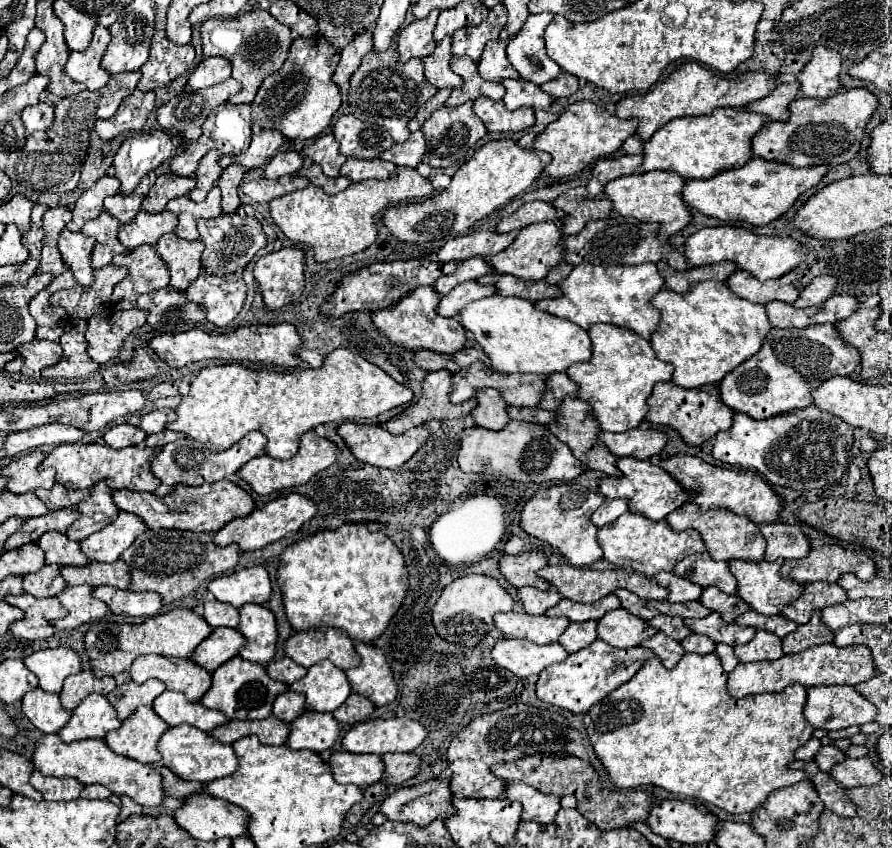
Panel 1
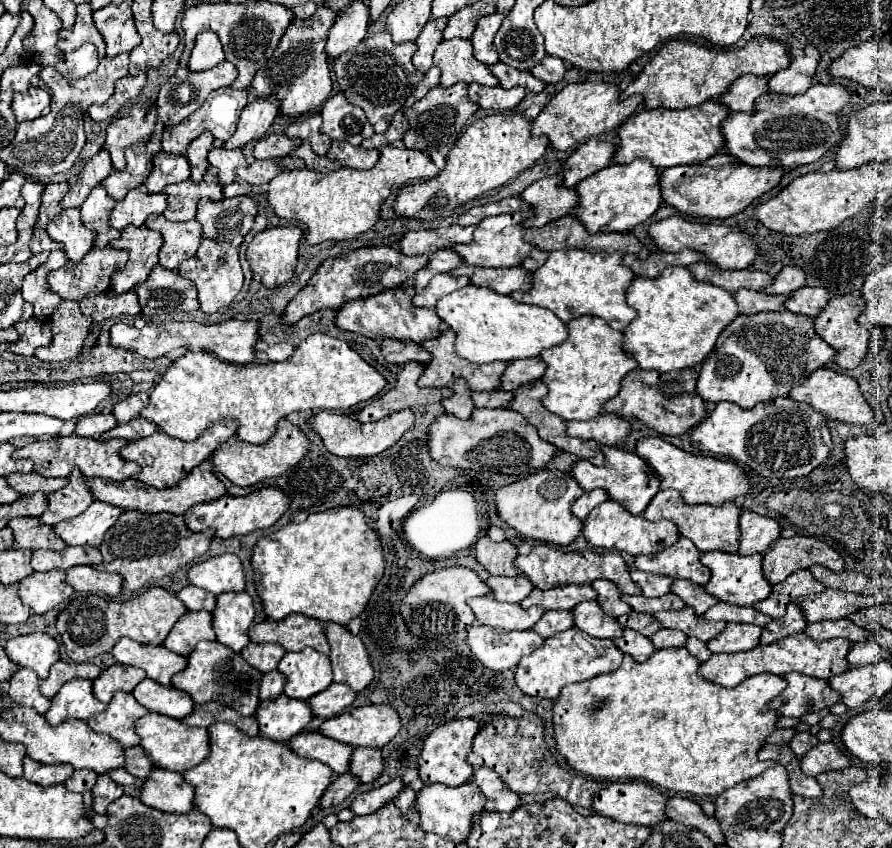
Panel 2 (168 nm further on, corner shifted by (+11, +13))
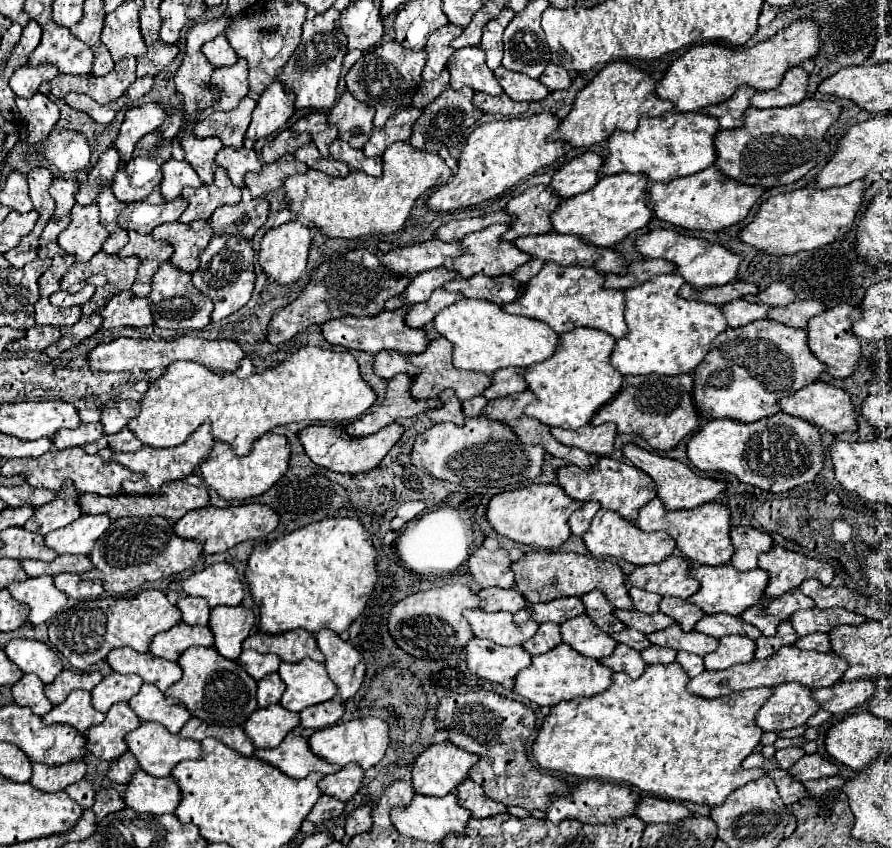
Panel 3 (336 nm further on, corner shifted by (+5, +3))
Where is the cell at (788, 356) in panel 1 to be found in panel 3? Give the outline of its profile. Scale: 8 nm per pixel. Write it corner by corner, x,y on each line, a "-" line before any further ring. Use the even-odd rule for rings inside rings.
770,318
722,332
694,372
694,402
702,416
754,422
780,412
780,400
812,384
826,370
808,348
808,334

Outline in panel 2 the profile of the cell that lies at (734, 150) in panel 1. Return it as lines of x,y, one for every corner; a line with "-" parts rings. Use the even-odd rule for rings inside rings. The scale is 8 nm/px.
708,100
700,106
686,110
668,110
668,108
642,110
630,116
618,128
620,142
614,162
628,164
636,158
646,158
658,170
682,164
706,162
710,156
714,156
724,148
724,136
720,132
720,124
728,114
730,114
728,108
718,100

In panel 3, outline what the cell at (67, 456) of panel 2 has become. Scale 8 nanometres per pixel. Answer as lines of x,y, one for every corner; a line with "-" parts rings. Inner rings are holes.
66,448
66,450
50,450
38,458
10,458
2,464
4,476
24,474
26,482
36,488
48,488
48,490
60,490
66,480
72,480
78,492
94,492
104,496
118,496
122,494
122,482
132,480
134,474
126,468
122,468
118,462
112,460
112,450
100,450
98,454
86,454
84,448

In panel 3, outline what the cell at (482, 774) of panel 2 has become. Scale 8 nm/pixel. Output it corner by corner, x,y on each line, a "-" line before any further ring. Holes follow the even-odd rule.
470,778
458,786
456,794
460,804
472,812
472,818
490,818
494,814
508,812
508,808
502,802
496,802
494,798
486,796
484,788

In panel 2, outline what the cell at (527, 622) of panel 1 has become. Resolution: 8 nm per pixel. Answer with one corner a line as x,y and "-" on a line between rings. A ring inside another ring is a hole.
490,596
472,598
468,600
468,606
472,608
480,624
504,628
504,630
530,630
532,624
536,624
544,614
540,606
532,606
524,610
518,604
502,604

